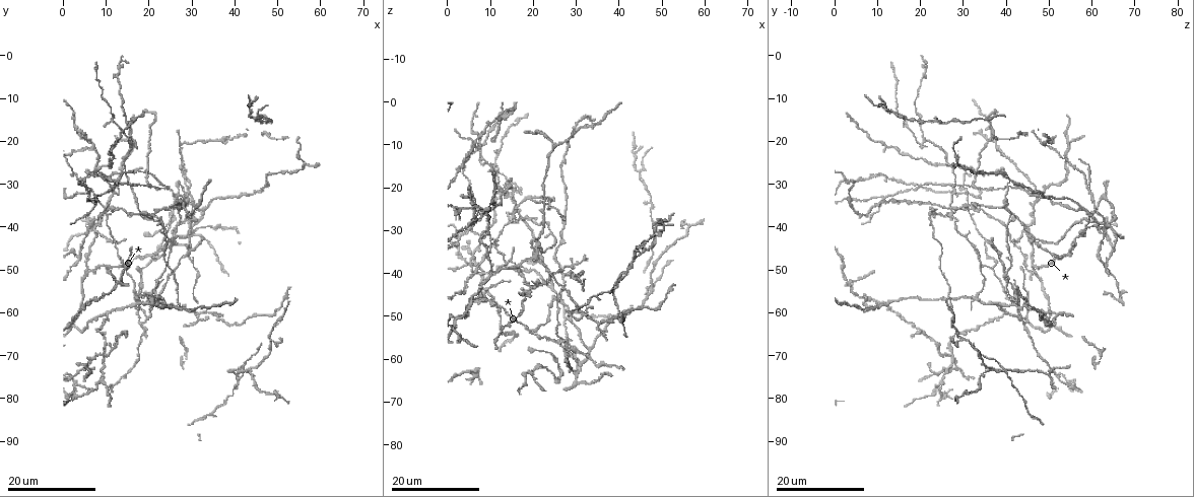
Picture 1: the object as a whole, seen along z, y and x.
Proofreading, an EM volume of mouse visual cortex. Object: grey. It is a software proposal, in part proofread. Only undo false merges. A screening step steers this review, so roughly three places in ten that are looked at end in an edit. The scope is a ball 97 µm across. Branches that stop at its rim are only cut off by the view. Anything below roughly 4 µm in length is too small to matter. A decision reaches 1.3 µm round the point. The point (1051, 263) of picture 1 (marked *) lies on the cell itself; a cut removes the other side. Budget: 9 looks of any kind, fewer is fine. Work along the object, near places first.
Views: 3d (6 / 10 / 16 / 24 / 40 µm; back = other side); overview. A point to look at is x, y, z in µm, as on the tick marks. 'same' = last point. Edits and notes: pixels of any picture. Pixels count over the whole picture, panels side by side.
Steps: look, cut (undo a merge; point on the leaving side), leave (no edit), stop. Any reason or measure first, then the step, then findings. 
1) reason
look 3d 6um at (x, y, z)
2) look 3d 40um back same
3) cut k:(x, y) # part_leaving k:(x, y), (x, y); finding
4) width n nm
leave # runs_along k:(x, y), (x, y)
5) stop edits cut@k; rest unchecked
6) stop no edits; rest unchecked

look 3d 24um at (19.0, 64.5, 45.0)

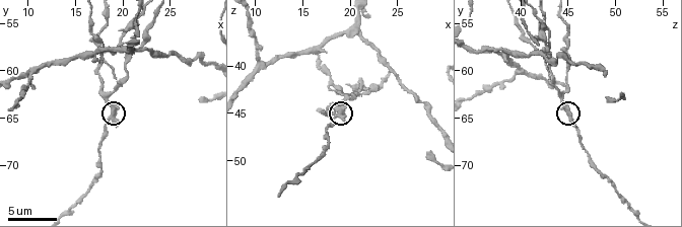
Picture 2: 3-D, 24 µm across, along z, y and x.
look 3d 6um at (19.0, 64.6, 45.0)

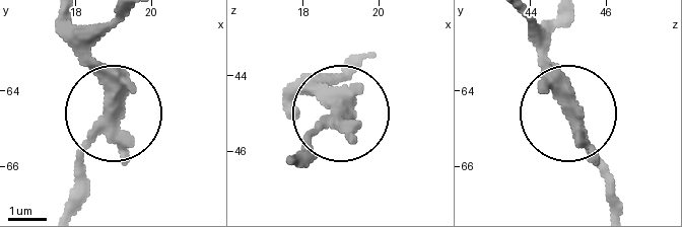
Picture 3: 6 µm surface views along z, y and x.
width 310 nm
leave # runs_along 3:(110, 22), (90, 52), (110, 120), (71, 183); continuous, no second cell

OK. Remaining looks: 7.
four arms meet
look 3d 24um at (6.5, 40.0, 62.5)

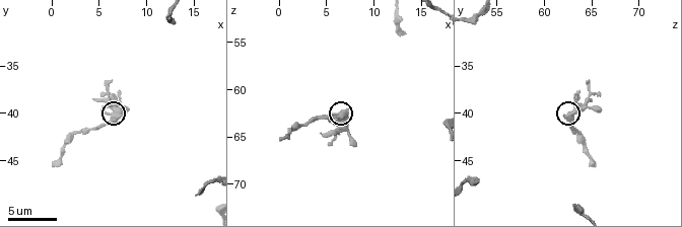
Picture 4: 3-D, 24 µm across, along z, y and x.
zoom in
look 3d 6um at (6.4, 40.6, 62.8)

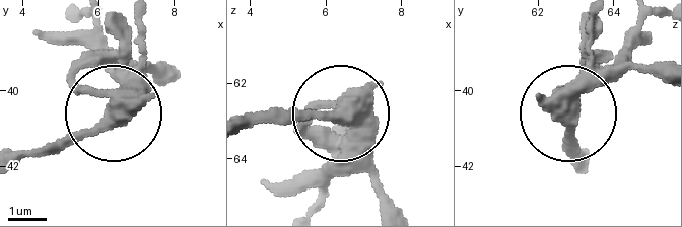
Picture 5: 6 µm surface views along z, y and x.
cut 5:(125, 42) # part_leaving 5:(128, 97), (98, 20); two cells meet here

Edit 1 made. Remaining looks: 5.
look overview

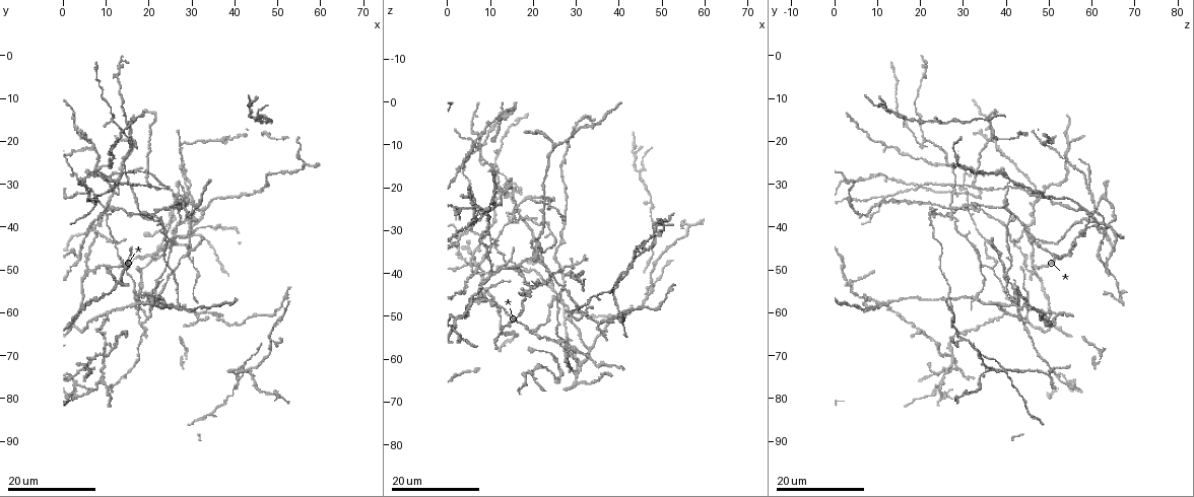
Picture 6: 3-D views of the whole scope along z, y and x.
arms part here
look 3d 24um at (7.5, 33.0, 11.5)

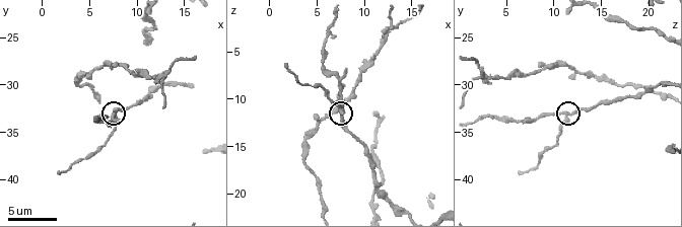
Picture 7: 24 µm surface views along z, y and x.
look 3d 10um at (7.8, 33.2, 11.2)

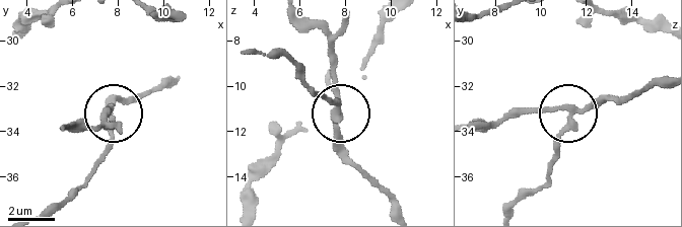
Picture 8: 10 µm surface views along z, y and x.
width 250 nm
leave # runs_along 8:(660, 80), (572, 110), (549, 171); all the same cell

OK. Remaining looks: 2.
four arms meet
look 3d 16um at (9.0, 76.0, 24.5)

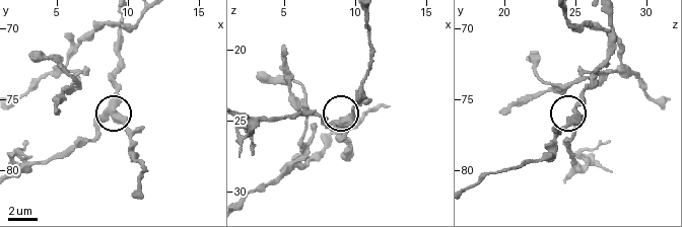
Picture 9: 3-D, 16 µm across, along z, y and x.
look 3d 6um at (8.8, 76.0, 25.0)

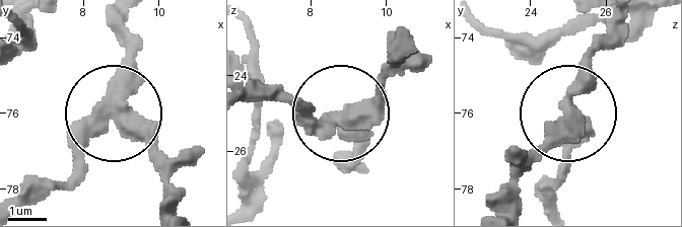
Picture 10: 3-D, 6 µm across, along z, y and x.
side_arm 11 um
leave # all the same cell

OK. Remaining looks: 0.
stop edits cut@5; rest unchecked

